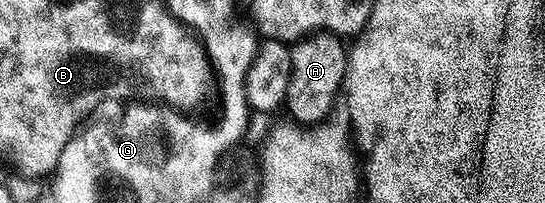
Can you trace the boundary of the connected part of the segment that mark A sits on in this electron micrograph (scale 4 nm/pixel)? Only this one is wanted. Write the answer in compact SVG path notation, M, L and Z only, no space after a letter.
M328 33L310 35L298 40L291 47L291 81L287 85L287 93L283 104L284 110L289 110L288 118L298 125L320 125L333 112L339 96L345 85L345 70L347 69L347 47L340 38Z

